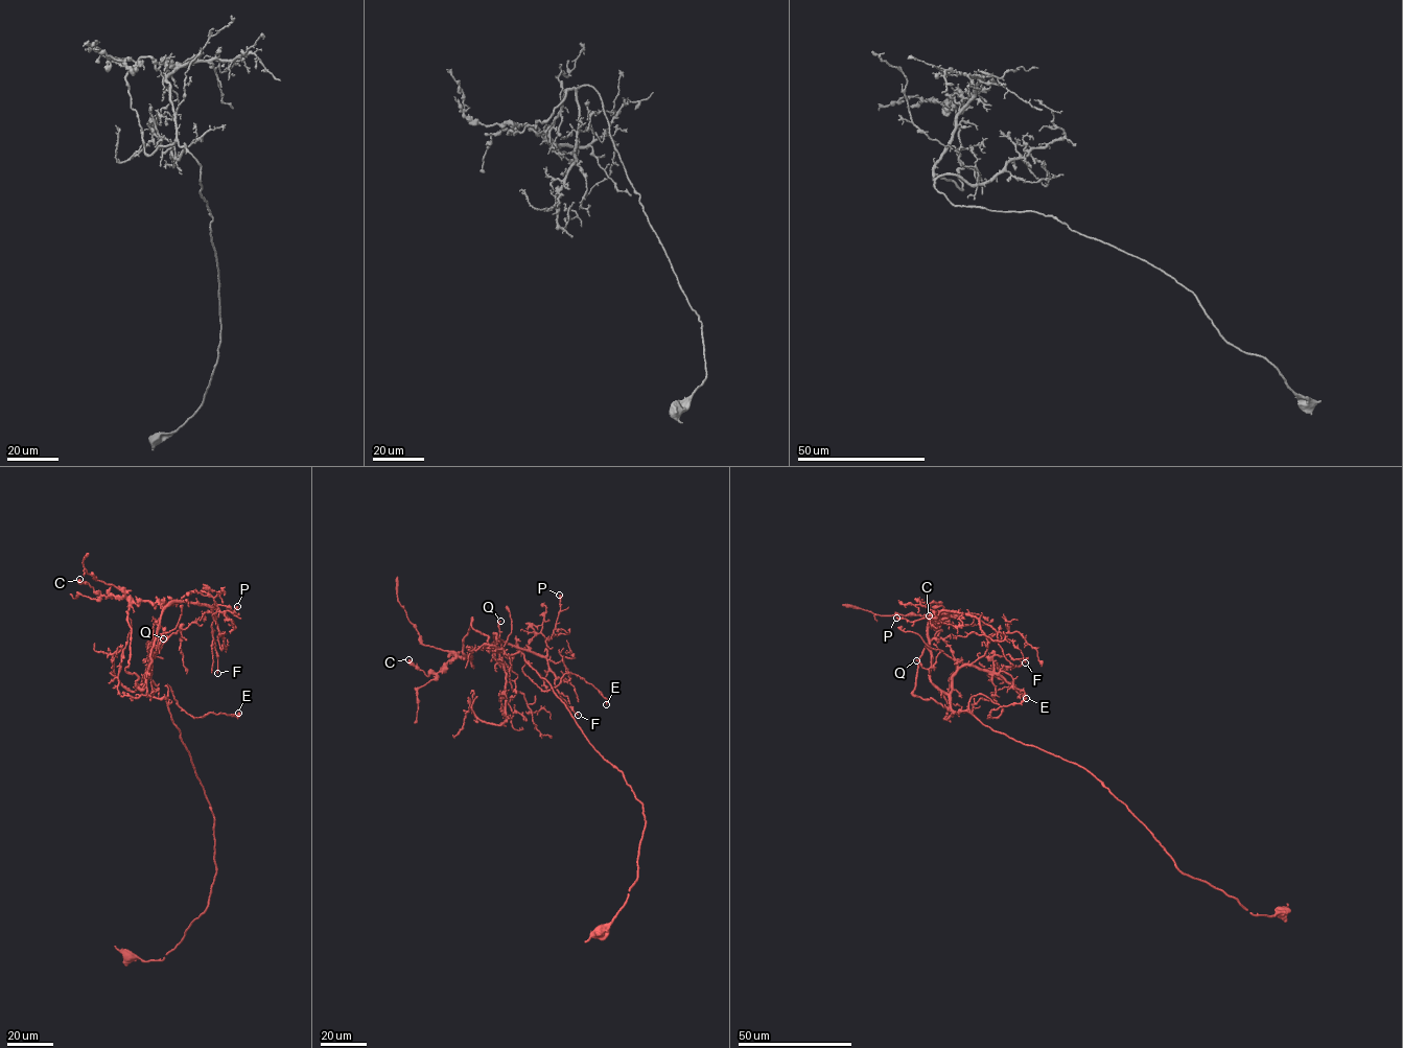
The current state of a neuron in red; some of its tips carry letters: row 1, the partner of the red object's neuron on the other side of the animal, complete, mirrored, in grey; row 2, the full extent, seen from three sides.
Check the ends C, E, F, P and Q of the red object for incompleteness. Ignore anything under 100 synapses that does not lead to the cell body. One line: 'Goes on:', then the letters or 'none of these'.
Goes on: none of these

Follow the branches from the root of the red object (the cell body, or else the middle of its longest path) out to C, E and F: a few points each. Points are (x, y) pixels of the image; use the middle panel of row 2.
C: (598, 932), (637, 879), (646, 822), (622, 772), (472, 619), (440, 672), (408, 659)
E: (598, 932), (637, 879), (642, 805), (550, 682), (528, 661), (522, 667), (544, 691), (577, 675), (606, 704)
F: (598, 932), (637, 879), (642, 805), (550, 682), (522, 653), (498, 650), (493, 634), (544, 657), (578, 715)

